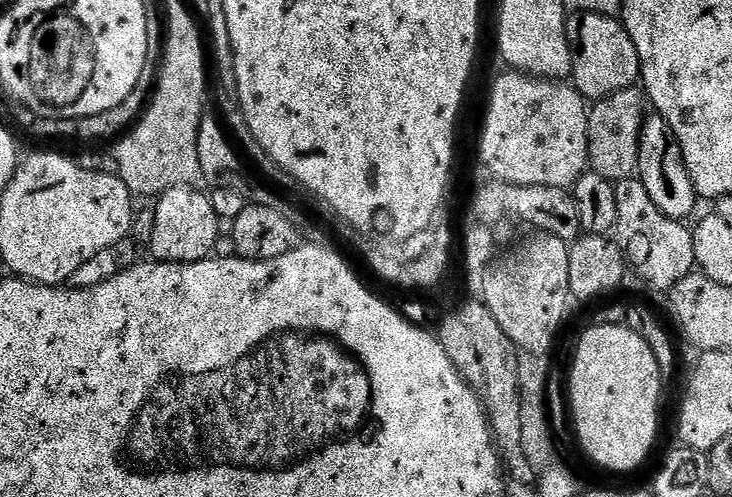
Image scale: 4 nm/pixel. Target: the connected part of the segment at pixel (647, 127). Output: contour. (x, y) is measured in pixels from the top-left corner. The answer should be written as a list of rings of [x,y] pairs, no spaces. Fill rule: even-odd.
[[[655,114],[645,119],[640,135],[638,179],[646,186],[650,198],[654,198],[654,206],[658,206],[658,210],[662,210],[662,214],[666,214],[671,220],[687,221],[687,216],[695,210],[698,203],[696,188],[692,185],[692,179],[686,170],[678,138],[672,133],[667,122]]]

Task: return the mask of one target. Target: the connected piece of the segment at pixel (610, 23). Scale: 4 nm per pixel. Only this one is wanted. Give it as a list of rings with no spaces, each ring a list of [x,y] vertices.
[[[583,13],[584,24],[573,23],[568,29],[568,41],[572,51],[571,83],[588,102],[599,102],[607,96],[627,92],[632,83],[640,80],[640,59],[634,42],[616,18],[605,18],[598,14]]]

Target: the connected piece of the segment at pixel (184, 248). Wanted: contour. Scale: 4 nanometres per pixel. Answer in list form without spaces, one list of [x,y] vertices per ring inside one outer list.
[[[195,187],[171,188],[159,193],[156,217],[152,220],[152,252],[165,264],[193,264],[209,259],[220,236],[222,221],[216,216],[209,197]]]

